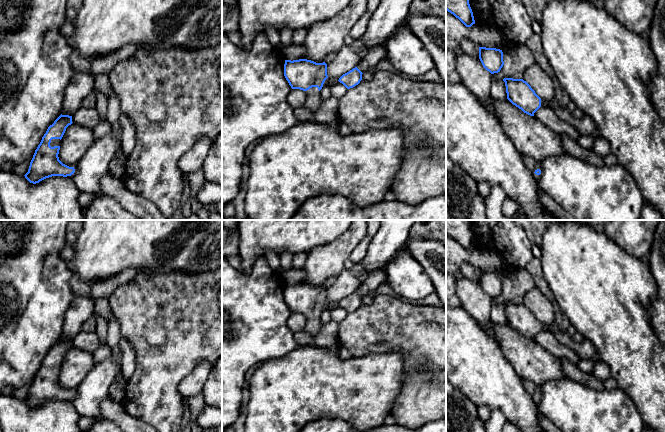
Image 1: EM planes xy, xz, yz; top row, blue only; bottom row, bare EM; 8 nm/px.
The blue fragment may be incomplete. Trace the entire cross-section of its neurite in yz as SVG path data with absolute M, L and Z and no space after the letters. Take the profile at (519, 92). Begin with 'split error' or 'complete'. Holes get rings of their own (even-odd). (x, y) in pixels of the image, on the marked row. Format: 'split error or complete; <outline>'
split error; M504 78L507 99L524 113L534 116L534 113L542 106L552 109L555 114L570 123L581 135L599 136L597 126L593 119L587 115L576 118L572 112L563 107L556 99L551 103L545 103L523 79Z

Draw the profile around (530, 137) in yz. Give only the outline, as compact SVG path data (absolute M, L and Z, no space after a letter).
M490 97L496 117L504 133L522 154L532 157L537 163L550 156L566 154L560 134L552 131L534 116L524 113L508 99L498 101Z

